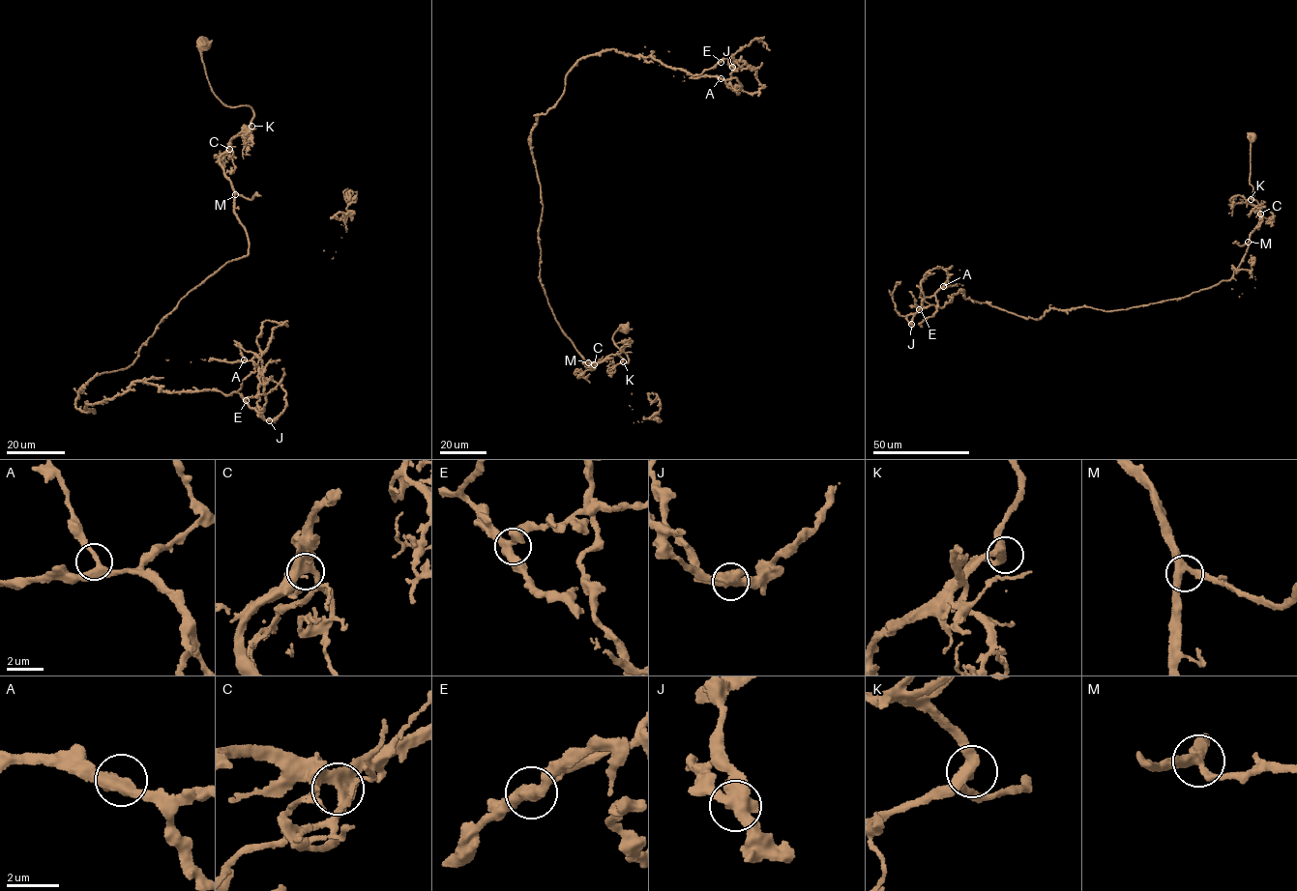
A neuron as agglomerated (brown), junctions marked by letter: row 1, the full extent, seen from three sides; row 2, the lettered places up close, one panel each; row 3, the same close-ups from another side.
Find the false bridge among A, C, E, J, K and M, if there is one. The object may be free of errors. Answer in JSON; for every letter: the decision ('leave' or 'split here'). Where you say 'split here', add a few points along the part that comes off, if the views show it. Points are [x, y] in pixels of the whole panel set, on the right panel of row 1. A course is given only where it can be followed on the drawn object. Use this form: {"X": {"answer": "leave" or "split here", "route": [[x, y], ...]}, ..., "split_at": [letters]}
{"A": {"answer": "leave"}, "C": {"answer": "leave"}, "E": {"answer": "leave"}, "J": {"answer": "split here", "route": [[911, 325], [921, 301], [944, 288], [953, 273], [1232, 266], [1251, 271], [1252, 259]]}, "K": {"answer": "leave"}, "M": {"answer": "leave"}, "split_at": ["J"]}

